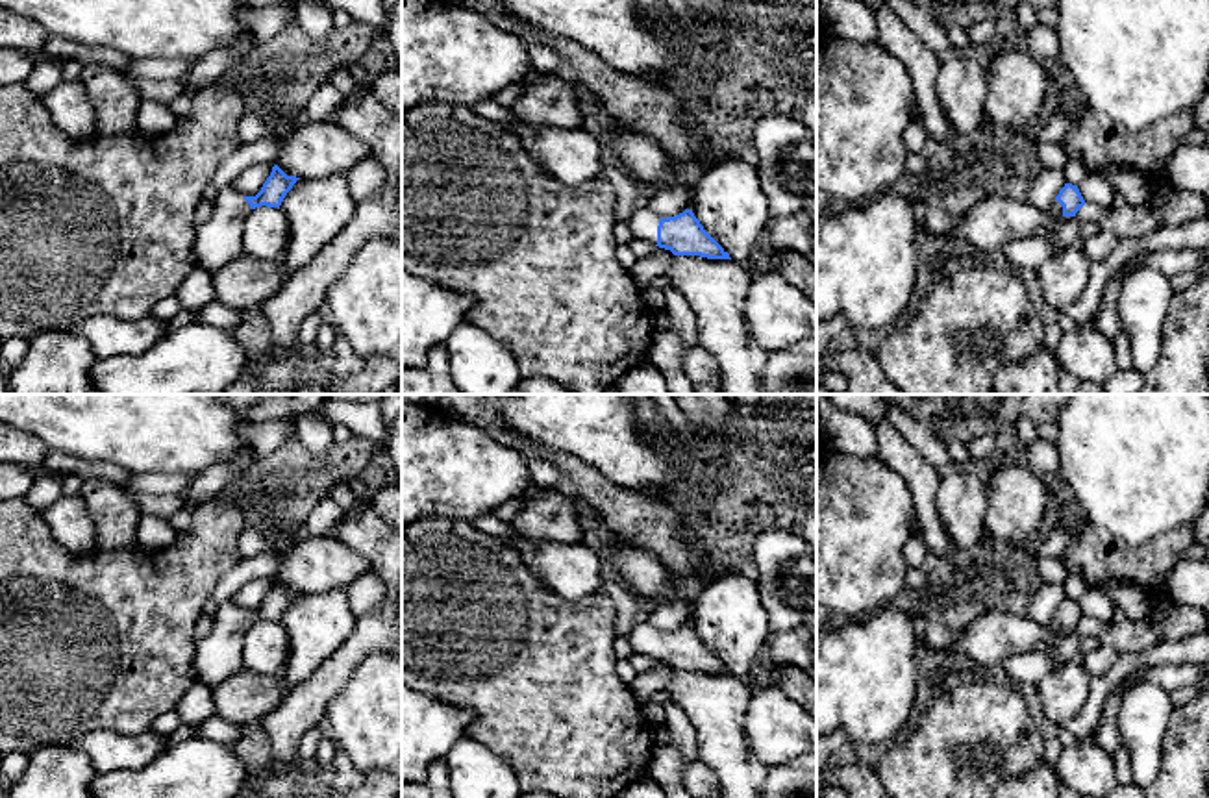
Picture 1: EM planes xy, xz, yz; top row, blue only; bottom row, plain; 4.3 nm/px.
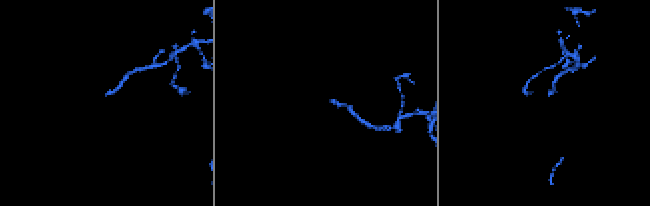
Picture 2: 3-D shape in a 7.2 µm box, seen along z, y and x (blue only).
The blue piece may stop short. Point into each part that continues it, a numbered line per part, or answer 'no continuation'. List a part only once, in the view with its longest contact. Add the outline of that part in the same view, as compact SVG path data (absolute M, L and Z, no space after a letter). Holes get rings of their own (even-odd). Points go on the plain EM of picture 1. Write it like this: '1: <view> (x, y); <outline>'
1: xz (643, 637); M641 617L641 620L633 626L628 639L633 648L633 654L642 654L650 659L657 659L657 641L661 631Z

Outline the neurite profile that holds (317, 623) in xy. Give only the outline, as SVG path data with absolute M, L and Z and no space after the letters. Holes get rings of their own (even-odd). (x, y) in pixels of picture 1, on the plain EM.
M348 589L300 592L280 620L289 633L287 678L305 681L352 635L357 618L348 605Z

